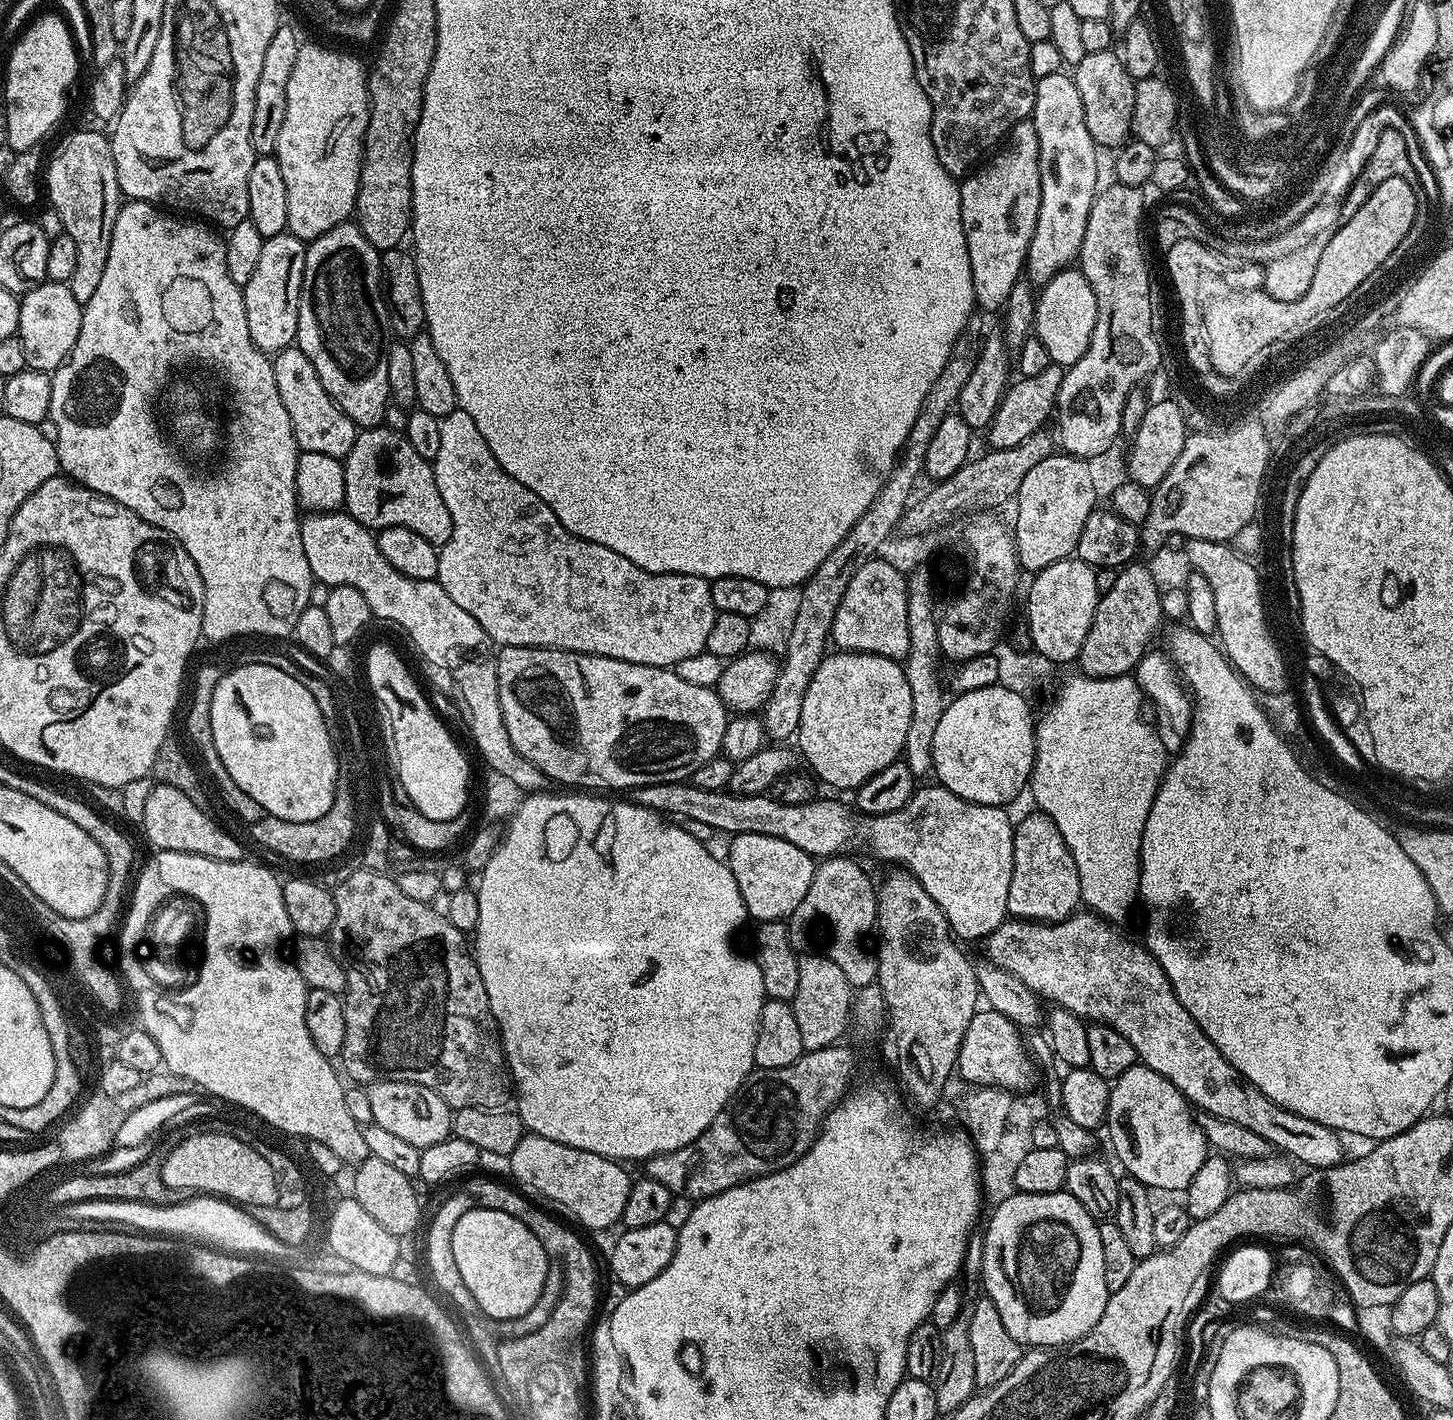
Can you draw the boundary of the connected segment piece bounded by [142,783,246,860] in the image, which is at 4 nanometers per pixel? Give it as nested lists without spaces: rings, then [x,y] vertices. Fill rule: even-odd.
[[[157,783],[150,790],[150,798],[146,798],[146,814],[142,831],[153,845],[153,849],[161,852],[185,852],[198,854],[215,860],[243,860],[244,848],[223,828],[211,820],[212,816],[203,812],[182,794],[182,790],[174,790],[174,786]]]

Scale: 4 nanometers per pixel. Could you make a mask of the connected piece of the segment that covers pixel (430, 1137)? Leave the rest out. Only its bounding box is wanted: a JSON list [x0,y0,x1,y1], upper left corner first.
[366,1080,453,1148]

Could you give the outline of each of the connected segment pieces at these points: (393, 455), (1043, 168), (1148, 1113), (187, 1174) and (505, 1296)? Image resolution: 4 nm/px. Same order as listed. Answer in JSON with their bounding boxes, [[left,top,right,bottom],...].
[[343,426,450,546],[1024,70,1098,286],[1107,1062,1210,1193],[160,1130,276,1206],[452,1206,550,1321]]

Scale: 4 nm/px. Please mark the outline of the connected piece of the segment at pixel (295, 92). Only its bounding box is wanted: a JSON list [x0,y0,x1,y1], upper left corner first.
[274,43,369,242]

